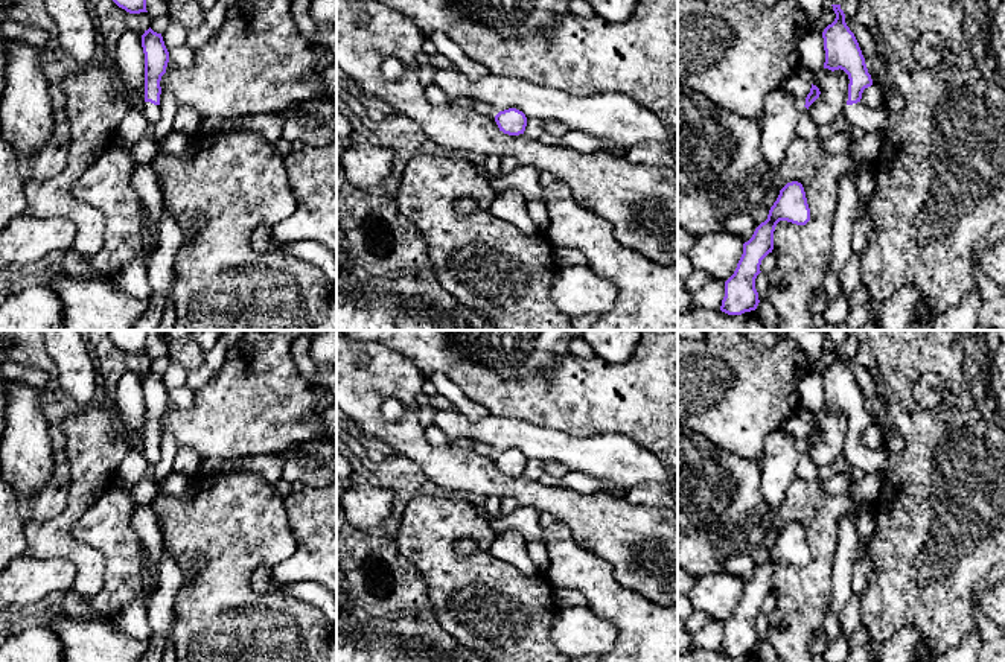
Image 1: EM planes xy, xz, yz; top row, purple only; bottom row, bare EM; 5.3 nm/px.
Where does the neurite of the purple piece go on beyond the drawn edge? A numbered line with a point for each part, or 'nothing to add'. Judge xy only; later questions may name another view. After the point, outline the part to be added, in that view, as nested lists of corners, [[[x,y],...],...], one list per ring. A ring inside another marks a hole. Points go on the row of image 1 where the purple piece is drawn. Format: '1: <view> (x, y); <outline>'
1: xy (151, 111); [[[143,102],[143,116],[148,119],[152,126],[160,117],[160,105],[154,105],[151,102]]]

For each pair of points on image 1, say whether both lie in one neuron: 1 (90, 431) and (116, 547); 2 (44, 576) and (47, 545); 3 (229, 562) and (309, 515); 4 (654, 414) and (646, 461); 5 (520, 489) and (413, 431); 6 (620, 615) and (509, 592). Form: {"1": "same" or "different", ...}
{"1": "different", "2": "different", "3": "different", "4": "different", "5": "same", "6": "different"}

